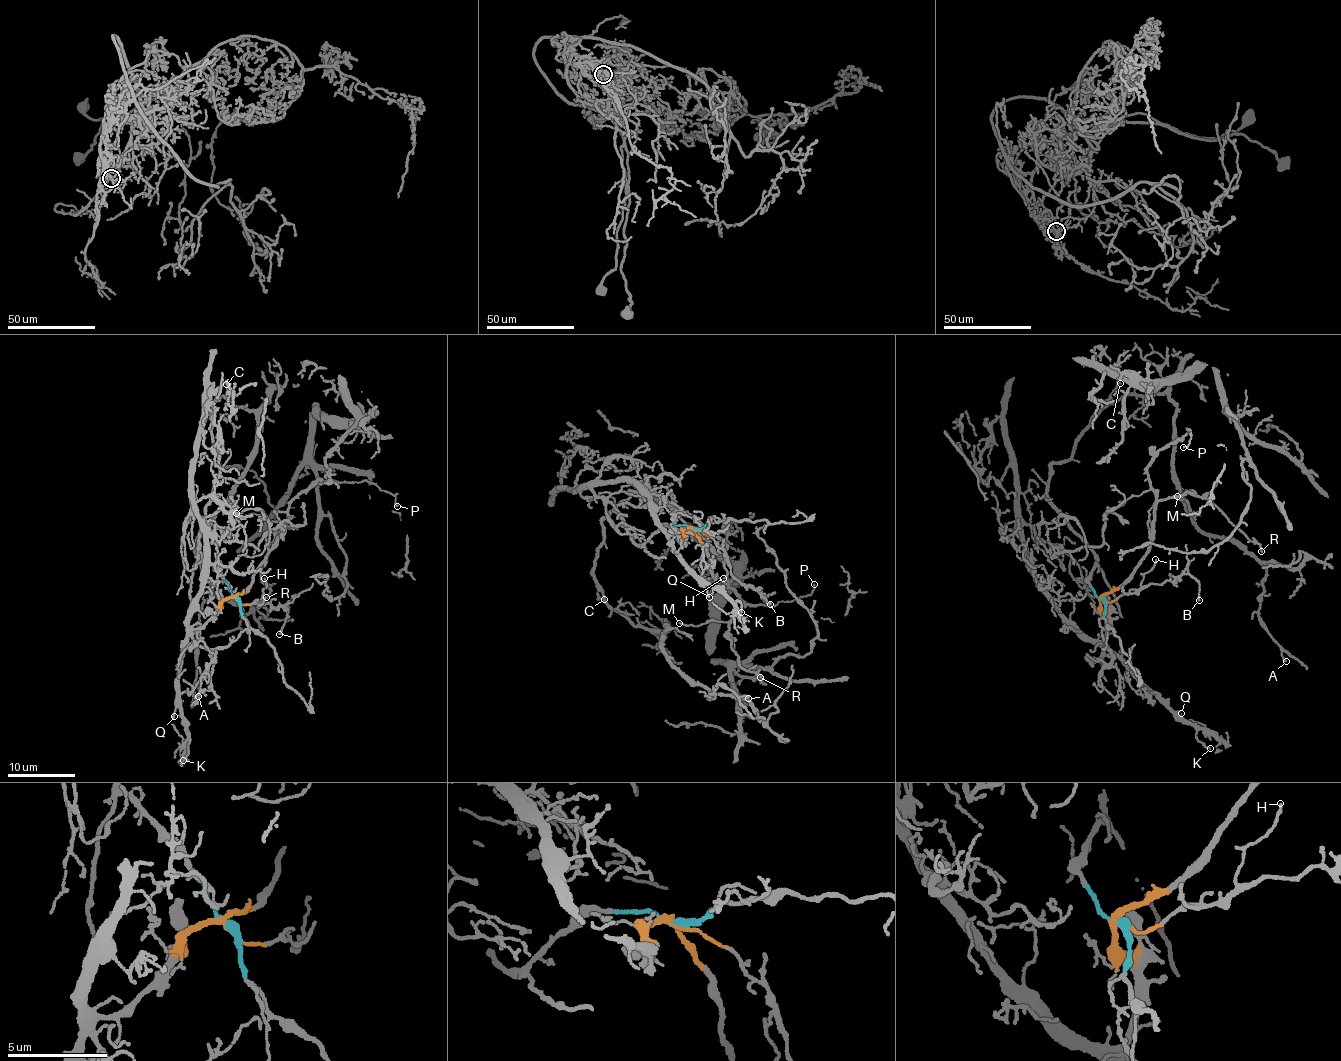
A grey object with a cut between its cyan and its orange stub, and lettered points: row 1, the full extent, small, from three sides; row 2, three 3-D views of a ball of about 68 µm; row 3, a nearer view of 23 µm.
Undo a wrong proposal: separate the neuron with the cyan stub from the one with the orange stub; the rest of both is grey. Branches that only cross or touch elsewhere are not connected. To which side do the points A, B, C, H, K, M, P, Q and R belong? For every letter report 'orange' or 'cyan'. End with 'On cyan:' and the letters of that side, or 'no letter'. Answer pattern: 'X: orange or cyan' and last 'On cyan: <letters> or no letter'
A: cyan
B: orange
C: cyan
H: orange
K: orange
M: orange
P: orange
Q: orange
R: orange
On cyan: A, C

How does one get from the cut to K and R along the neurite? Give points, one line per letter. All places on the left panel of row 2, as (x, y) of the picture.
K: (234, 597), (228, 598), (186, 638), (175, 685), (180, 713), (189, 737), (188, 754), (183, 761)
R: (234, 597), (250, 586), (280, 532), (287, 526), (293, 527), (278, 531), (260, 573), (270, 592), (266, 597)

